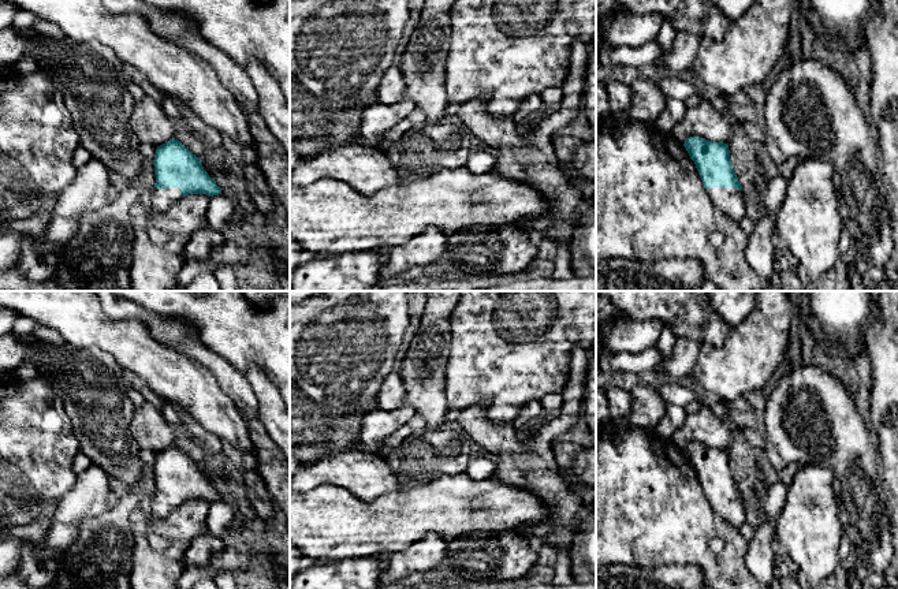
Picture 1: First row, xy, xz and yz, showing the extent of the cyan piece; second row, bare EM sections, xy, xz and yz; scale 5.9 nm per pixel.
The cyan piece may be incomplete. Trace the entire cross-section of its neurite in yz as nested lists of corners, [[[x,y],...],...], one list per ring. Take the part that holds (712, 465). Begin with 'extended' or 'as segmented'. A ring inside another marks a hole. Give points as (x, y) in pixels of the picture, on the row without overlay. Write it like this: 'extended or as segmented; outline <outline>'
extended; outline [[[689,443],[683,452],[711,506],[729,521],[745,521],[748,502],[733,476],[727,450]]]

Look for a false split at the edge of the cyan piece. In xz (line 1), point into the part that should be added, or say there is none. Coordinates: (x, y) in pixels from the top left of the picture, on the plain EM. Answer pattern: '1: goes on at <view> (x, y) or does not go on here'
1: does not go on here

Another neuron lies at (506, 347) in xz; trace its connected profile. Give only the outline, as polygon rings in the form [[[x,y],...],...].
[[[462,291],[450,317],[450,357],[446,369],[448,410],[462,411],[472,406],[484,406],[489,421],[513,424],[518,410],[533,399],[563,392],[570,376],[570,358],[575,347],[590,351],[596,346],[596,291]]]

